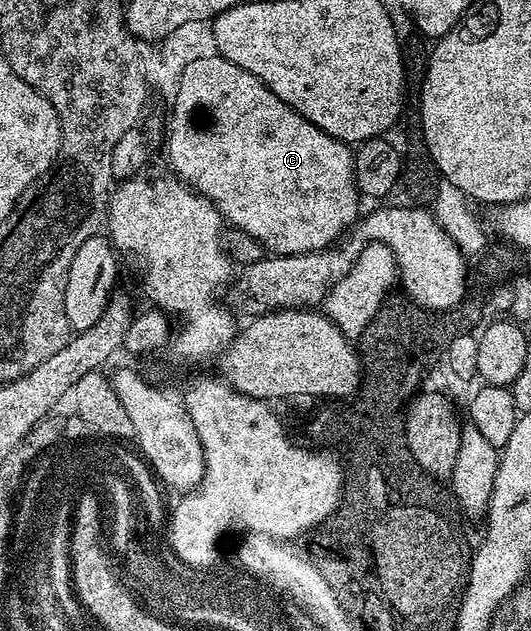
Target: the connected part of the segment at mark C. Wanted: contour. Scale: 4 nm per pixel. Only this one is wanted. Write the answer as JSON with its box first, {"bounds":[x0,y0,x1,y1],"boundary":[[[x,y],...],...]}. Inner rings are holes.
{"bounds":[169,55,358,253],"boundary":[[[220,55],[196,59],[183,71],[171,102],[169,165],[173,169],[170,170],[195,192],[203,194],[220,213],[229,209],[313,209],[315,223],[311,235],[313,243],[319,246],[313,247],[313,253],[334,244],[358,220],[354,150],[303,119],[251,71],[235,67],[235,63]]]}

